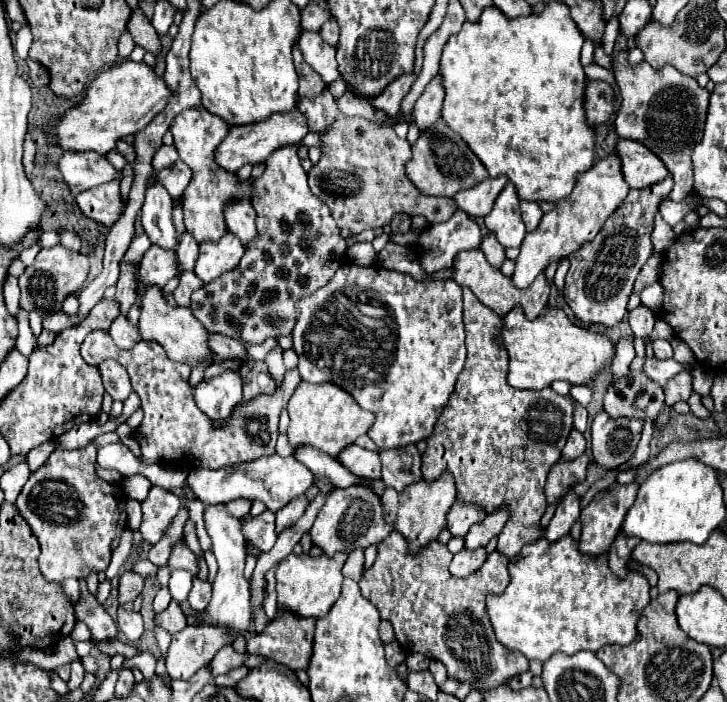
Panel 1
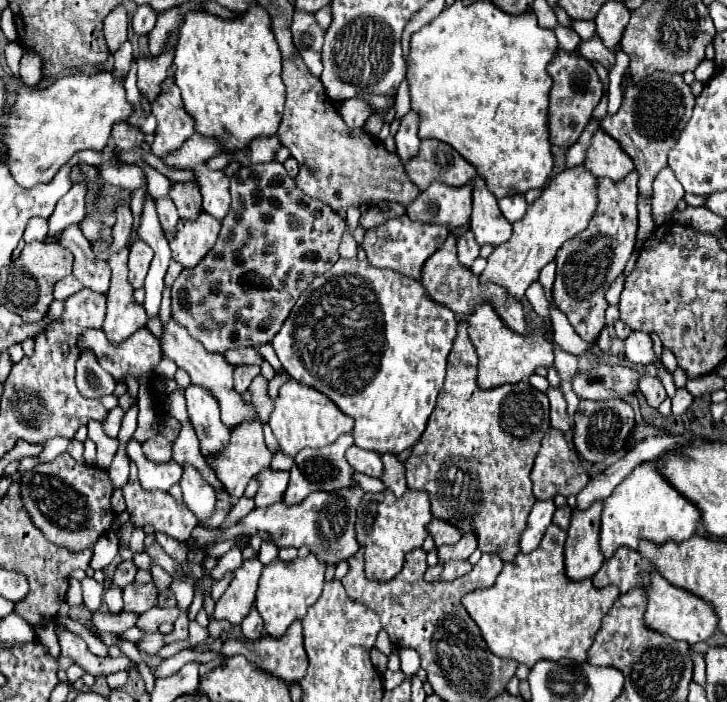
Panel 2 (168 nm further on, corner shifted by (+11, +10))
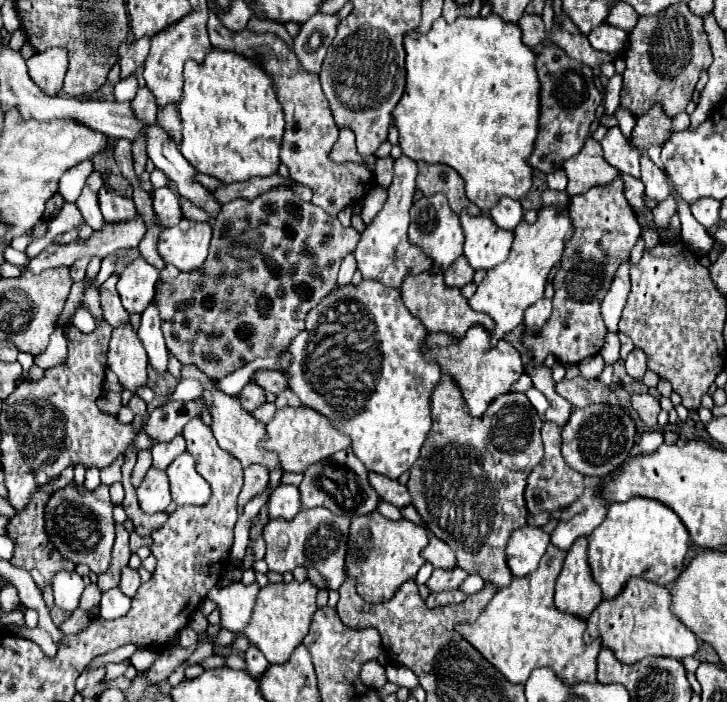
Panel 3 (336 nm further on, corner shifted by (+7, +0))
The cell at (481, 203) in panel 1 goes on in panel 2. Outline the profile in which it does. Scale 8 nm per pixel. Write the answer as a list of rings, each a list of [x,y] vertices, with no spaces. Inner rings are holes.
[[[432,182],[420,196],[408,206],[408,218],[424,224],[440,224],[450,232],[462,228],[470,220],[472,194],[470,184],[464,188],[448,188],[440,182]]]

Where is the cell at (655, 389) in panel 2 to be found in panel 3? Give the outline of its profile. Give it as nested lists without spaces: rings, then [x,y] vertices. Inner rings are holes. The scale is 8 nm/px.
[[[634,394],[632,396],[632,406],[640,414],[642,422],[648,428],[658,428],[658,414],[660,414],[660,402],[652,394]]]

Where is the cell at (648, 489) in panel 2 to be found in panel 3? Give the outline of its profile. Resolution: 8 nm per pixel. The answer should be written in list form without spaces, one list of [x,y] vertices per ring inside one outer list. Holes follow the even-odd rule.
[[[636,496],[636,498],[630,498],[628,502],[612,504],[604,522],[588,536],[588,562],[592,568],[594,580],[600,584],[604,592],[604,598],[614,598],[622,590],[622,586],[628,582],[630,576],[640,576],[662,586],[674,582],[684,568],[684,556],[688,548],[690,548],[690,534],[684,522],[680,522],[678,514],[658,500]]]

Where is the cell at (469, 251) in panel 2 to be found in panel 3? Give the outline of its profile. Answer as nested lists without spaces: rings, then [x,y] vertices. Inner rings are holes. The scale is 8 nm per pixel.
[[[464,254],[452,266],[448,266],[448,270],[444,270],[444,280],[446,280],[448,286],[462,288],[468,282],[472,282],[472,278],[474,278],[474,272],[468,266],[468,260],[464,258]]]

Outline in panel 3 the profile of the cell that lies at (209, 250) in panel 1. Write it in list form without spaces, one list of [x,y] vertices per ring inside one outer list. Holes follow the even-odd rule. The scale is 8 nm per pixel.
[[[184,218],[178,226],[162,230],[158,252],[166,264],[174,264],[178,270],[198,270],[208,256],[212,240],[212,226],[208,222],[194,222]]]

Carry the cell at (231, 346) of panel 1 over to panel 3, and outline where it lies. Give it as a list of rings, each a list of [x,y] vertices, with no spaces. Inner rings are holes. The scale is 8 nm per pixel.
[[[256,370],[254,372],[254,382],[258,386],[262,386],[264,390],[274,392],[274,394],[278,394],[278,392],[288,388],[286,378],[280,372],[272,372],[272,370]]]

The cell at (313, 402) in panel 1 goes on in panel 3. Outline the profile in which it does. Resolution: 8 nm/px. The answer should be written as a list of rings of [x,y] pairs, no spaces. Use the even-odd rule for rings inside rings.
[[[286,406],[274,414],[274,418],[266,424],[268,440],[264,442],[264,448],[274,450],[280,456],[280,466],[286,472],[304,472],[310,464],[316,464],[328,456],[332,456],[338,450],[344,450],[350,446],[350,438],[340,434],[328,418],[322,414],[316,414],[316,410],[308,406]]]

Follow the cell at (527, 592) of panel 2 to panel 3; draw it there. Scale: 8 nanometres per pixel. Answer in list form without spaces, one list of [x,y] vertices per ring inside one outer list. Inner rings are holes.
[[[548,546],[538,570],[528,576],[514,578],[510,586],[498,590],[480,616],[470,624],[458,624],[460,632],[480,654],[494,664],[510,682],[524,684],[534,668],[550,666],[568,684],[596,682],[596,656],[600,650],[600,638],[584,644],[586,618],[572,616],[554,606],[556,578],[564,566],[564,550]]]

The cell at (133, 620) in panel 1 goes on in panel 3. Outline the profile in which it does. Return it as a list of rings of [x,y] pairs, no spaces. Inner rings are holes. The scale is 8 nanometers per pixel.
[[[112,588],[102,594],[100,600],[100,616],[104,620],[116,620],[130,610],[130,598],[120,592],[120,588]]]

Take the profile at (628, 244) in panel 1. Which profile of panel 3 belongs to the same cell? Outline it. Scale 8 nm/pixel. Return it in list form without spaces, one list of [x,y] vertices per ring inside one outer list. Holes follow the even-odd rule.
[[[616,178],[606,186],[594,186],[586,194],[570,198],[570,216],[574,222],[574,236],[564,246],[560,270],[554,276],[552,316],[538,334],[524,336],[524,346],[538,362],[554,354],[562,364],[578,364],[582,358],[594,356],[602,350],[606,324],[600,314],[600,304],[608,294],[614,274],[622,262],[630,258],[630,250],[640,238],[640,224],[634,208],[624,198],[624,180]]]

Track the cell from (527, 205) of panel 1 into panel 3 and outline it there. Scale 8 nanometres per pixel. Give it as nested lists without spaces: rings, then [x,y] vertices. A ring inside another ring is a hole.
[[[500,198],[500,202],[488,214],[504,230],[514,230],[522,222],[522,216],[524,216],[522,204],[512,198]]]

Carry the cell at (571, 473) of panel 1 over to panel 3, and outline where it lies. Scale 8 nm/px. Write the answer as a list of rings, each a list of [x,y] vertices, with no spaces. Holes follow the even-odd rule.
[[[544,422],[542,426],[542,440],[544,440],[544,458],[542,462],[532,470],[528,476],[528,486],[526,486],[526,506],[528,512],[534,516],[542,510],[558,510],[570,506],[580,494],[584,492],[584,476],[576,470],[572,470],[566,462],[564,456],[560,454],[560,430],[552,422]]]

